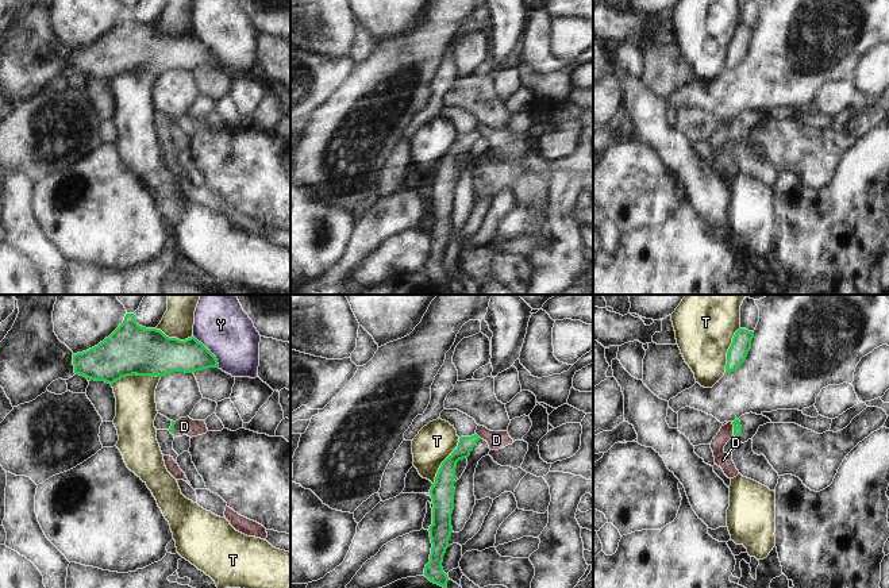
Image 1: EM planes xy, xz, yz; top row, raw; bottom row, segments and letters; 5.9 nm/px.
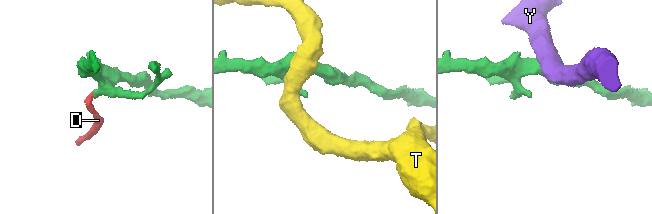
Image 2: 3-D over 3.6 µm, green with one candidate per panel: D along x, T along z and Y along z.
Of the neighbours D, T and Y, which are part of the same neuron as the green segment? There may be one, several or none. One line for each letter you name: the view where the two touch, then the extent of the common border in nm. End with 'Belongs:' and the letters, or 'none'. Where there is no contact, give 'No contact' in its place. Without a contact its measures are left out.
Belongs: none

